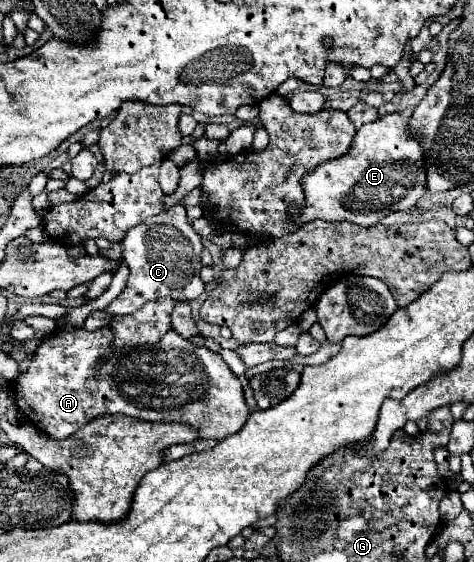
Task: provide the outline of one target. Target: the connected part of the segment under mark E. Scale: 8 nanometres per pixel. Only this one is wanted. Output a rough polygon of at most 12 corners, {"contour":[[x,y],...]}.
{"contour":[[412,109],[302,177],[298,227],[376,225],[426,193]]}

